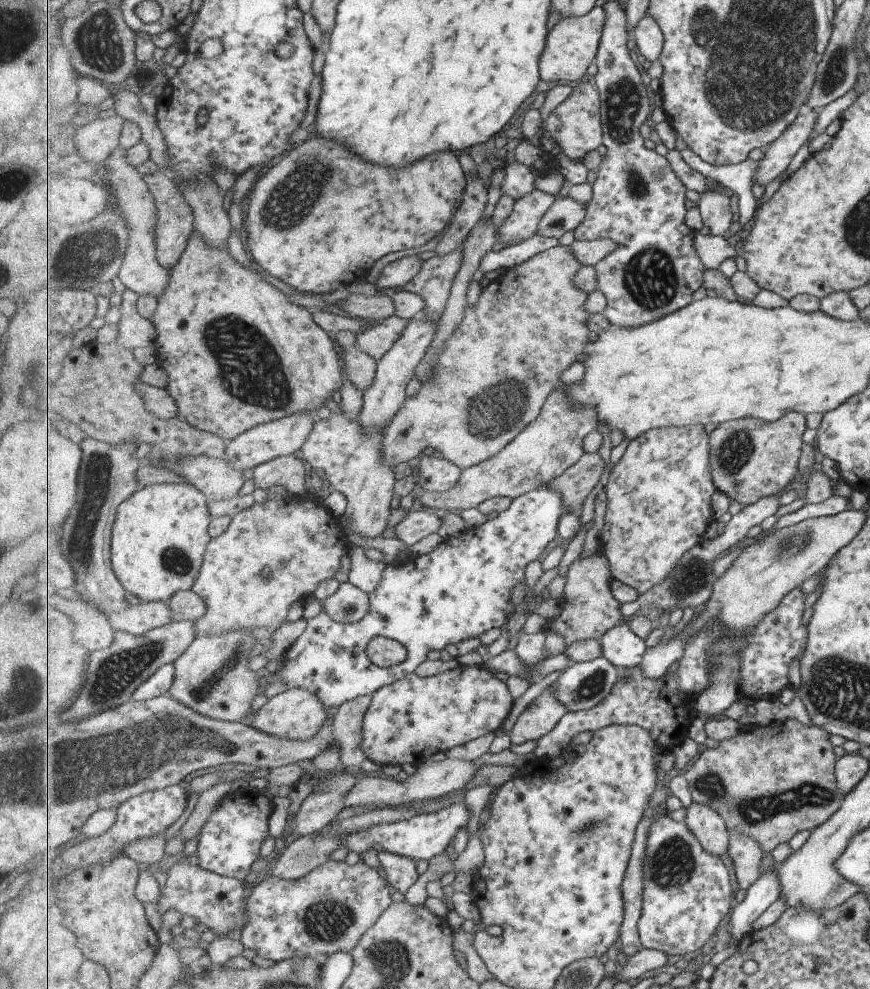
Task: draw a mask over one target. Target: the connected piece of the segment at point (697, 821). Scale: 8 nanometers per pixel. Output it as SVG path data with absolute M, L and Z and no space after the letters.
M694 802L687 809L686 823L712 854L724 856L730 850L730 830L725 817L711 806Z

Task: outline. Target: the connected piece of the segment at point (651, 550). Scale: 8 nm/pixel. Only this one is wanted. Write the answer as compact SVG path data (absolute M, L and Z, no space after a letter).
M702 424L689 427L668 427L663 429L654 429L640 439L630 442L624 458L618 463L618 466L612 471L607 485L608 490L608 510L605 518L605 530L600 536L604 542L606 556L611 560L613 566L613 576L617 580L630 585L637 592L637 595L644 594L652 590L658 583L661 583L670 572L676 568L676 563L693 550L694 547L704 542L704 534L708 532L708 526L714 520L712 512L712 498L719 491L715 483L712 470L712 451L711 434L706 432Z

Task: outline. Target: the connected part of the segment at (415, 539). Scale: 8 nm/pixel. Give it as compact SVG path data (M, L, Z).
M420 506L414 507L395 531L400 539L413 547L442 528L442 517L443 513Z

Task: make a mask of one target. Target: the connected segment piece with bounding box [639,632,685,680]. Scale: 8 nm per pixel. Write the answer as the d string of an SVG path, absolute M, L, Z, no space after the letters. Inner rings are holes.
M680 632L667 644L659 643L658 646L648 649L644 656L644 662L639 667L644 672L644 678L653 680L665 676L673 662L684 658L684 643L683 632Z

